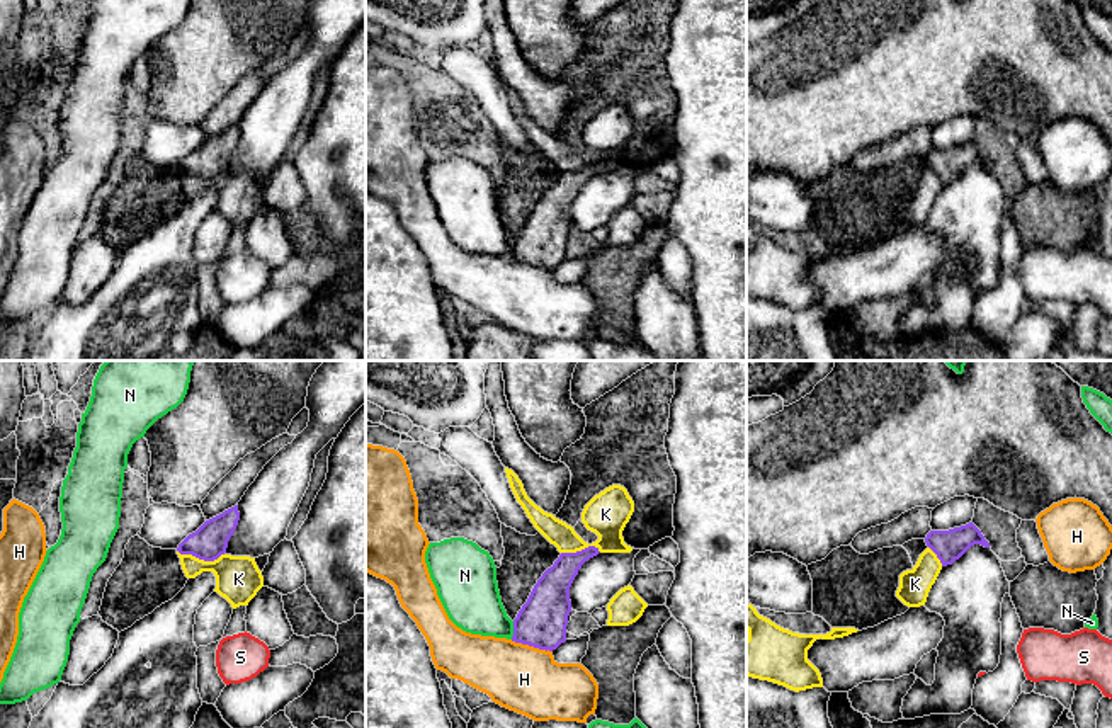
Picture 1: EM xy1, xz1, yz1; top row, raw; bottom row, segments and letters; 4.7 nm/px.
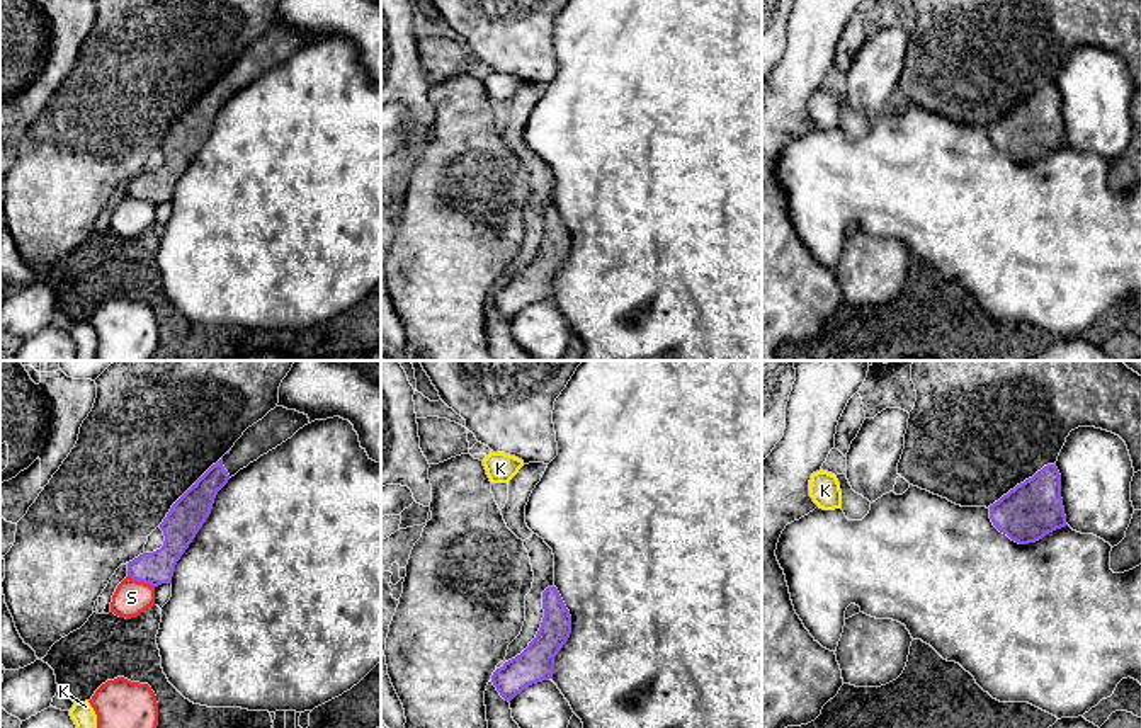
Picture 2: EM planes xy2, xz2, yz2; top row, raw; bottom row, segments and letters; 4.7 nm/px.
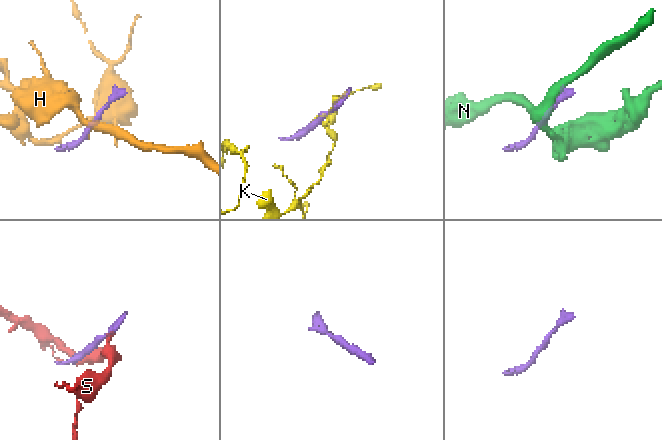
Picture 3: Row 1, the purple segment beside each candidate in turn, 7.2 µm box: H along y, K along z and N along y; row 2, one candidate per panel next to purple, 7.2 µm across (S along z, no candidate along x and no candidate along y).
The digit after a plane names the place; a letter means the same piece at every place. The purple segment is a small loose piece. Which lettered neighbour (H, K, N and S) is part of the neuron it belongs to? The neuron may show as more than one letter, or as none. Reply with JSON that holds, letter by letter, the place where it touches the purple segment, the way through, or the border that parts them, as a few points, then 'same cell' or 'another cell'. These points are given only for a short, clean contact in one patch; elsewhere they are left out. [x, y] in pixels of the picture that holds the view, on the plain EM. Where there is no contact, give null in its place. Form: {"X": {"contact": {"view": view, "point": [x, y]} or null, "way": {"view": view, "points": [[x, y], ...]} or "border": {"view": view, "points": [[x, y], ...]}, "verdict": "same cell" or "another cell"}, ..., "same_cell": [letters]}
{"H": {"contact": {"view": "xz1", "point": [531, 264]}, "verdict": "another cell"}, "K": {"contact": {"view": "xy1", "point": [201, 177]}, "border": {"view": "xy1", "points": [[177, 169], [204, 179], [216, 179], [223, 174]]}, "verdict": "another cell"}, "N": {"contact": {"view": "xz1", "point": [514, 249]}, "border": {"view": "xz1", "points": [[514, 240], [514, 254], [510, 257]]}, "verdict": "another cell"}, "S": {"contact": {"view": "xy2", "point": [141, 199]}, "border": {"view": "xy2", "points": [[128, 193], [153, 206]]}, "verdict": "another cell"}, "same_cell": []}

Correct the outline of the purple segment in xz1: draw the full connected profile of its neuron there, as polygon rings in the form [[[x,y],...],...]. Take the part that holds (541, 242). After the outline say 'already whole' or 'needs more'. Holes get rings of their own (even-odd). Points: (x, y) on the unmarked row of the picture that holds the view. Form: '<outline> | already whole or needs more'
[[[588,165],[576,172],[561,172],[534,204],[527,221],[513,238],[512,260],[539,269],[556,269],[566,260],[571,231],[570,206],[585,180],[600,170]]] | already whole

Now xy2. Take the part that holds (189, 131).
[[[275,26],[248,46],[235,65],[172,124],[160,143],[165,155],[163,165],[129,180],[128,194],[151,206],[172,202],[175,184],[209,136],[218,111],[240,88],[291,58],[308,43],[308,34]]] | needs more

